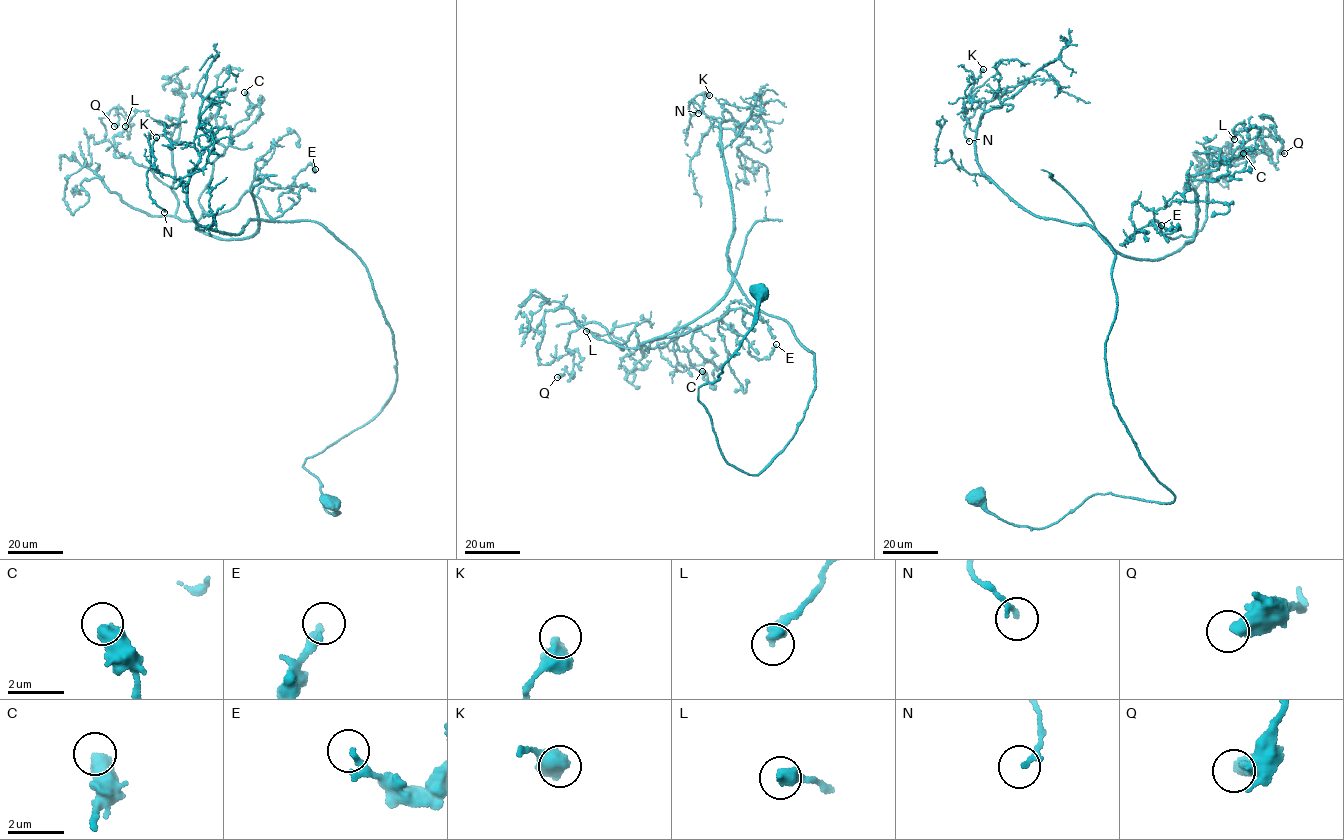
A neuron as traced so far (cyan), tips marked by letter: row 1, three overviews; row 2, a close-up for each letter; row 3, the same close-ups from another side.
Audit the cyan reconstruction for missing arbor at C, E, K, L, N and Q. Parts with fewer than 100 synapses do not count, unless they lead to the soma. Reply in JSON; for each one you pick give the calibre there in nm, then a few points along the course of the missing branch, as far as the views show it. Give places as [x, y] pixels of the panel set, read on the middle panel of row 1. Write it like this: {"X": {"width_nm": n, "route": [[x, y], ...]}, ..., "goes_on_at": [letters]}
{"goes_on_at": []}

